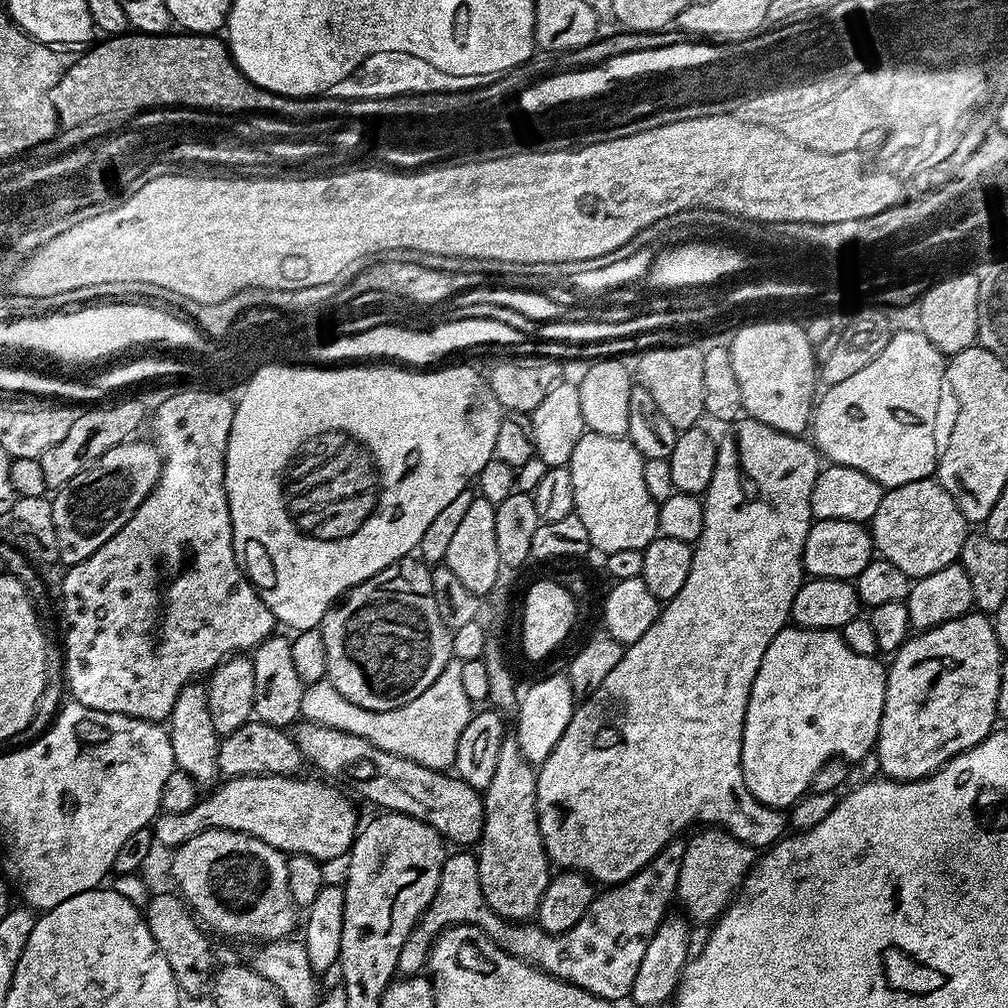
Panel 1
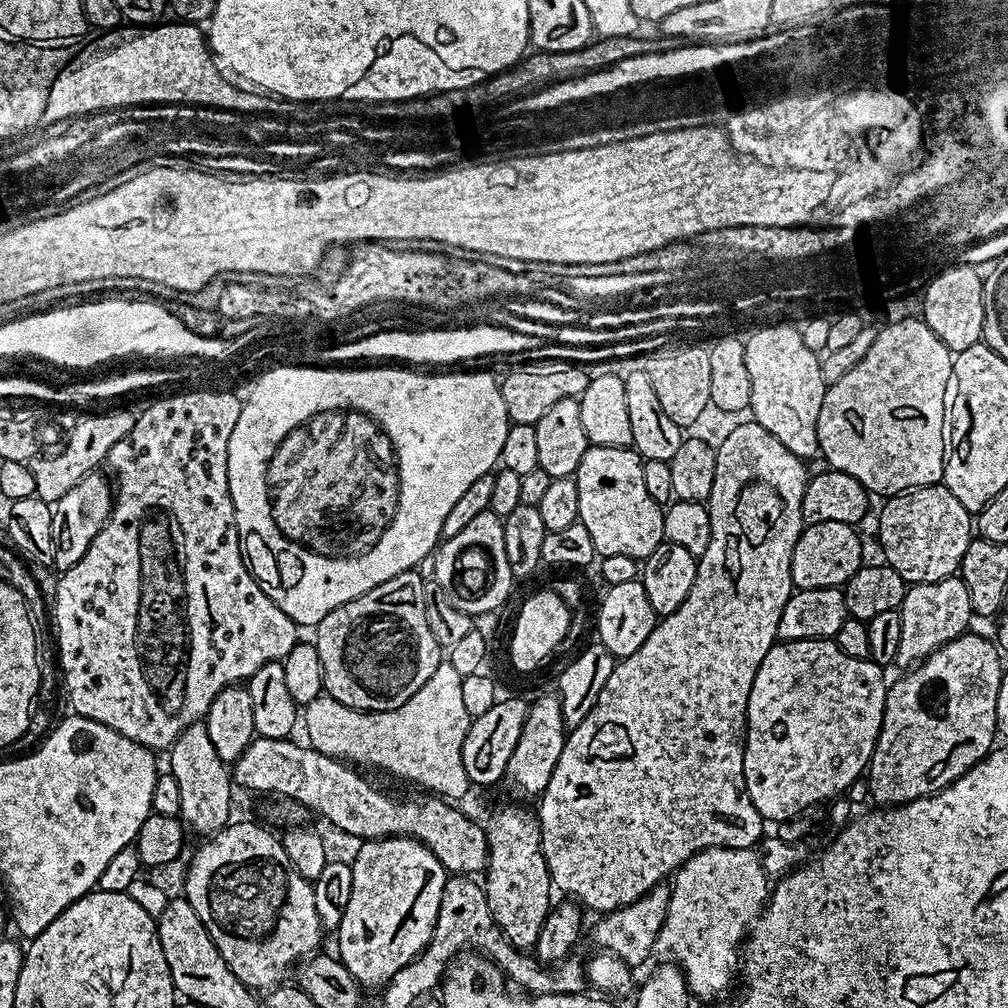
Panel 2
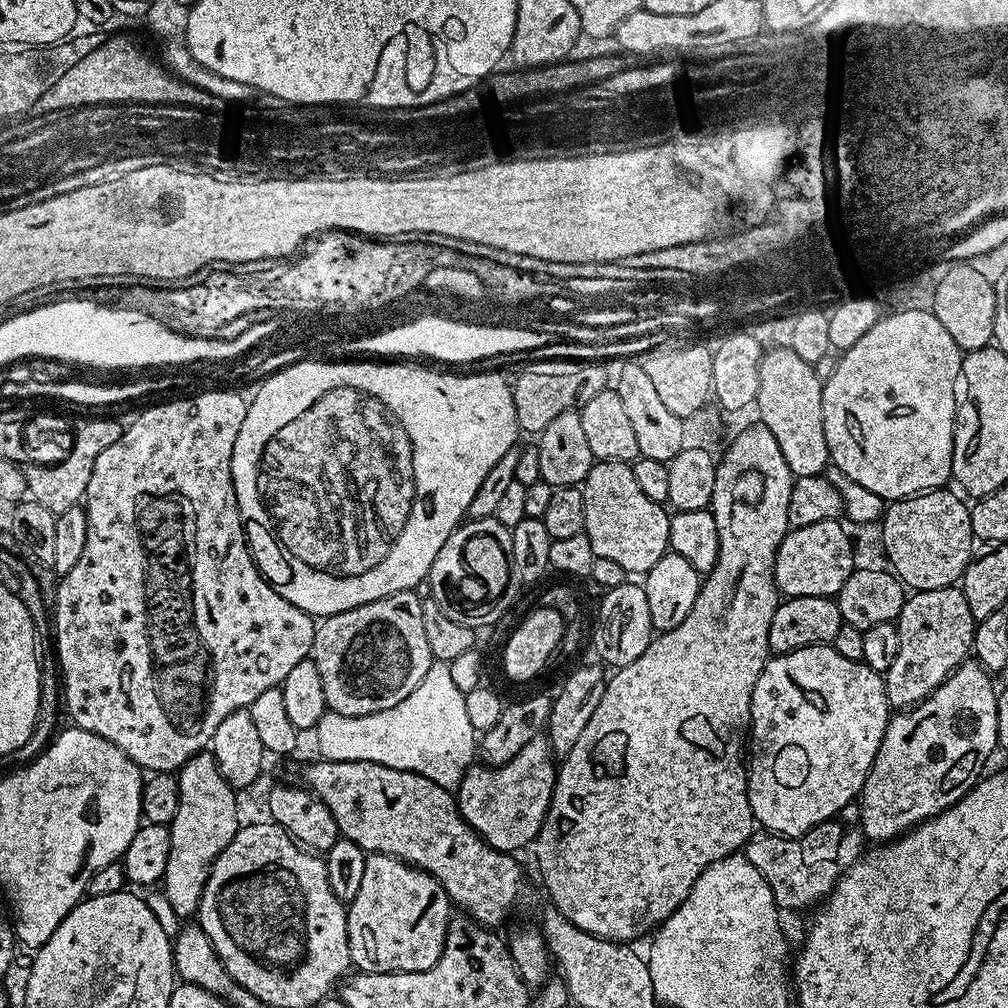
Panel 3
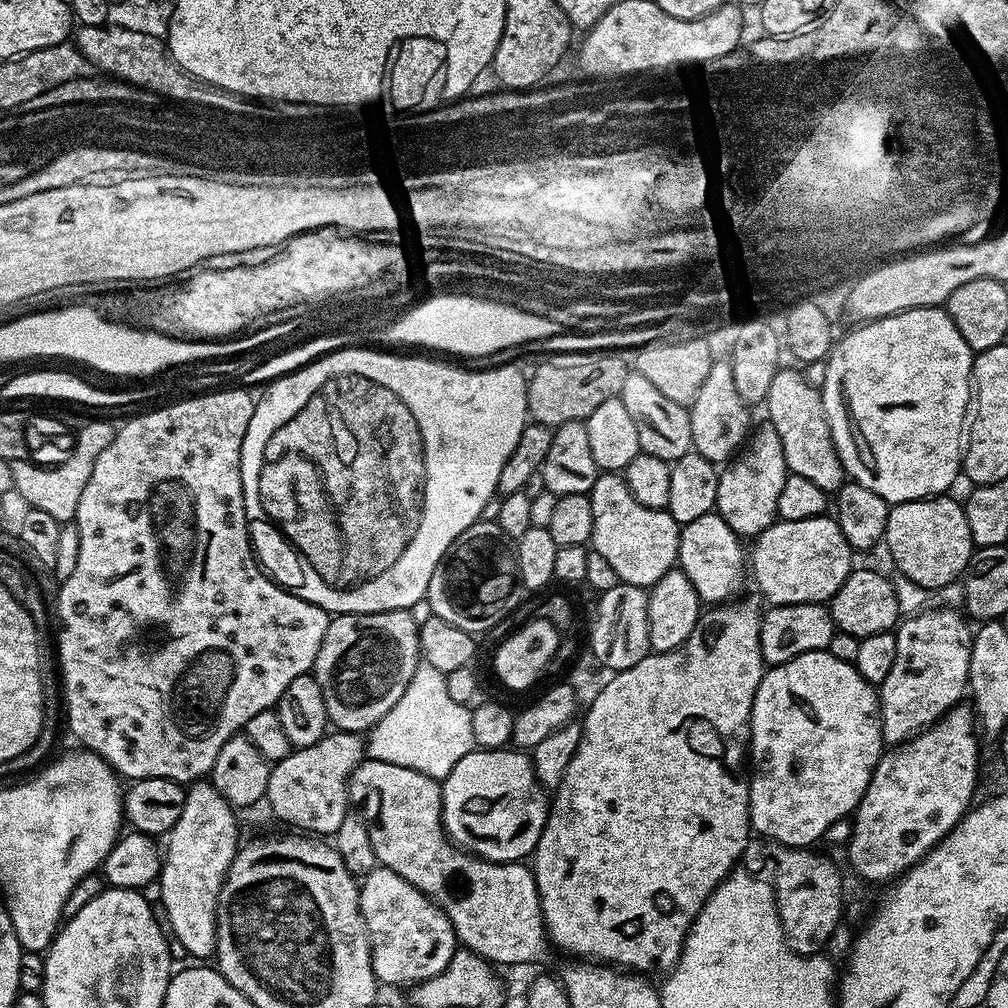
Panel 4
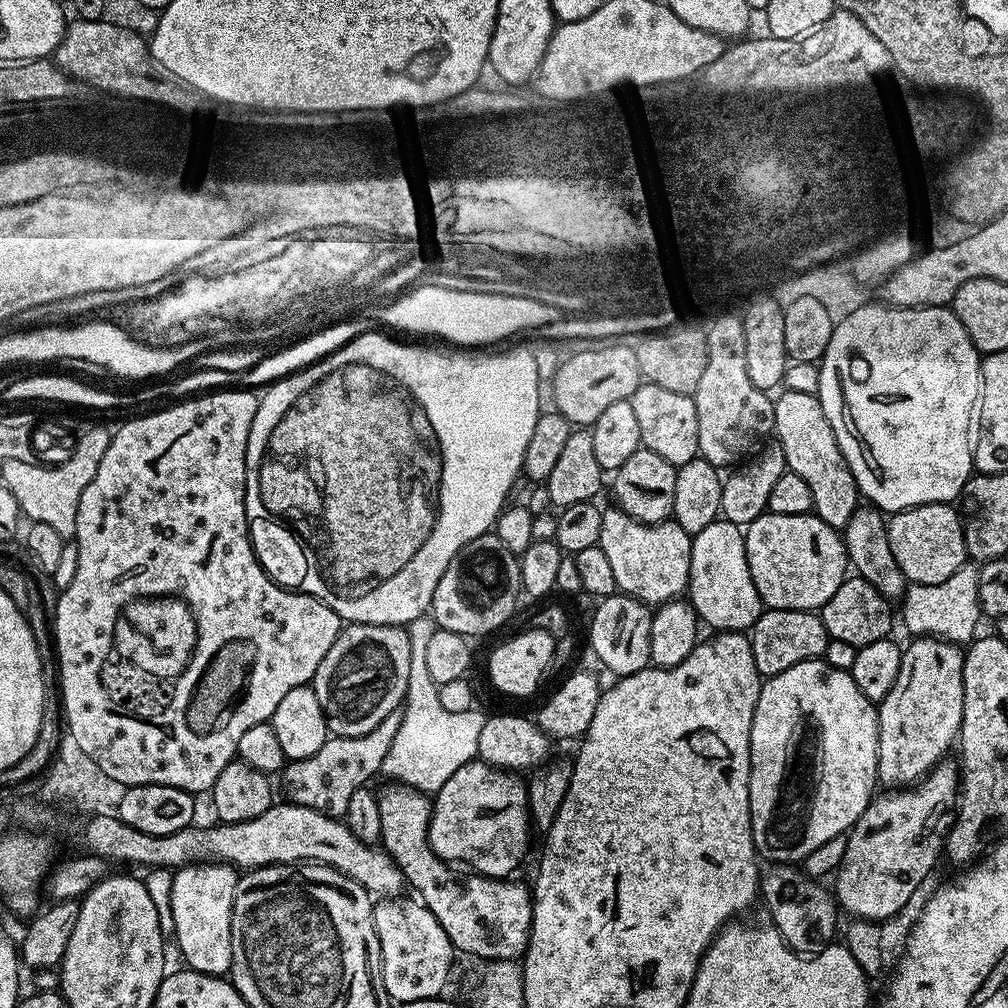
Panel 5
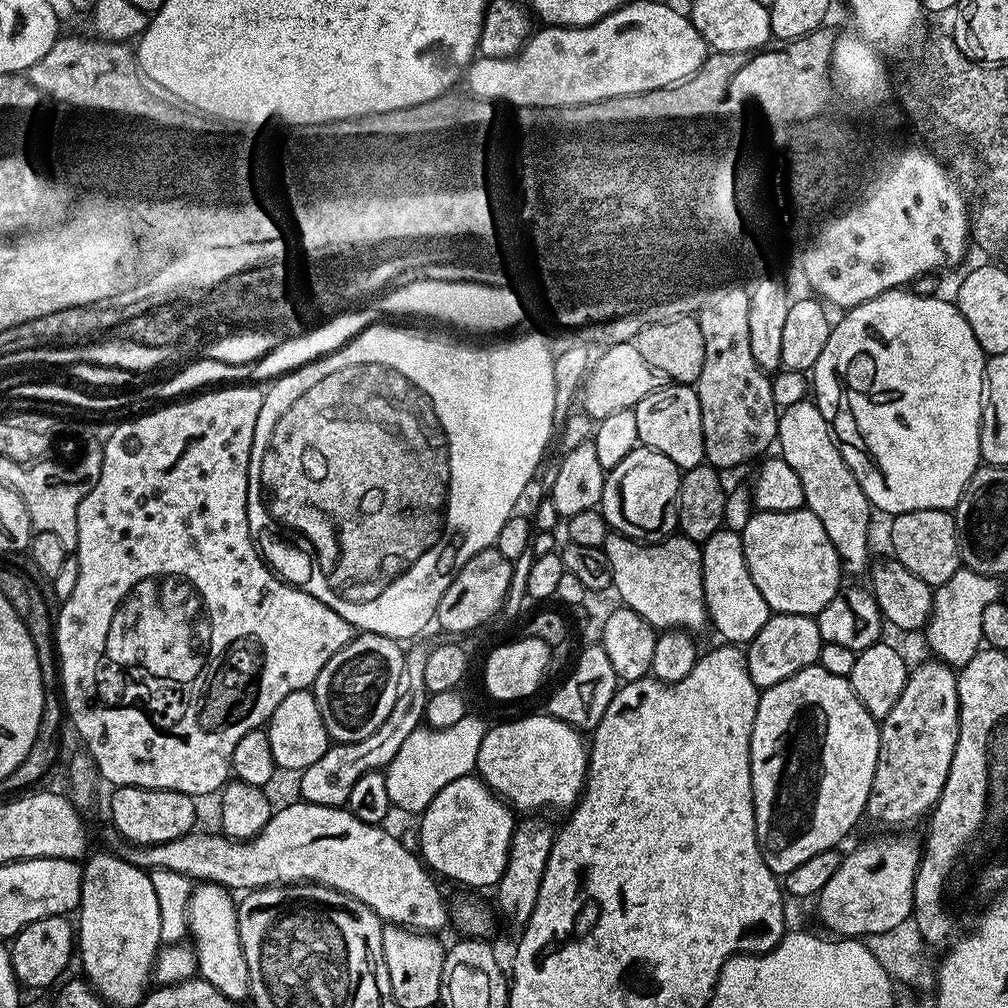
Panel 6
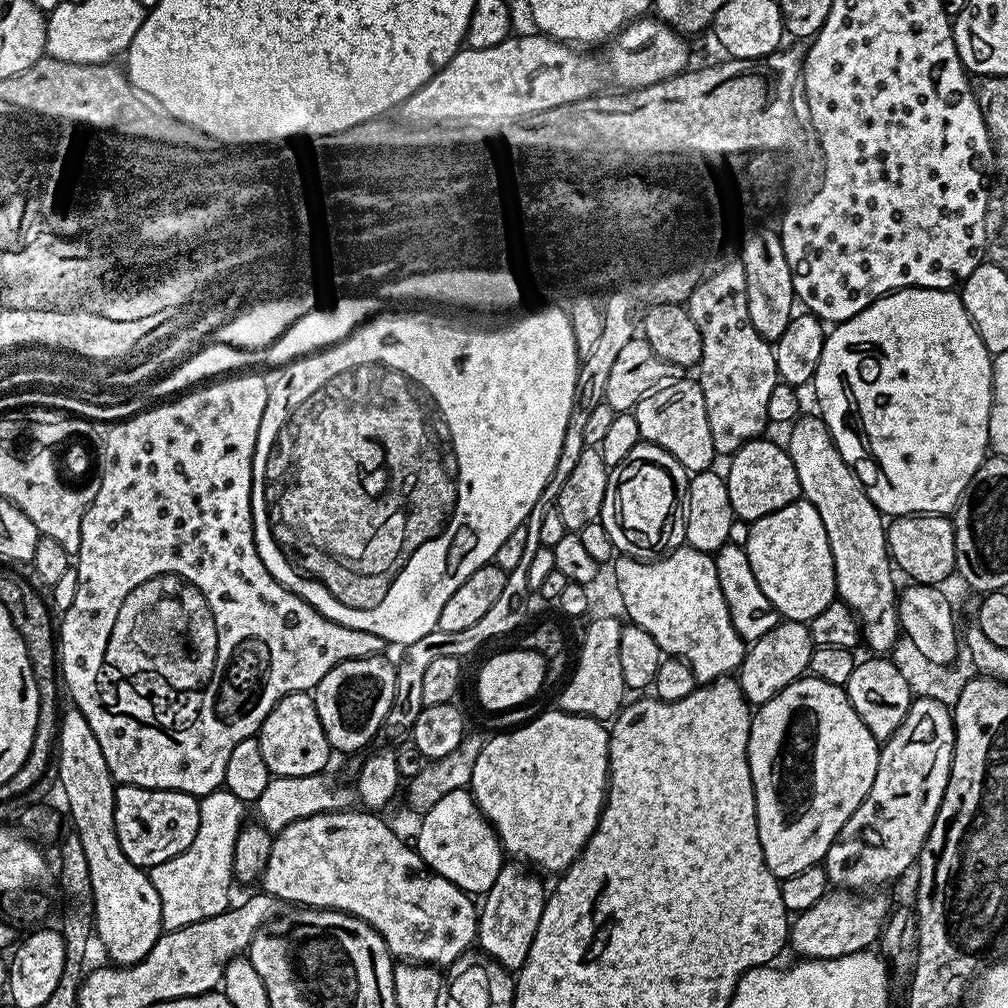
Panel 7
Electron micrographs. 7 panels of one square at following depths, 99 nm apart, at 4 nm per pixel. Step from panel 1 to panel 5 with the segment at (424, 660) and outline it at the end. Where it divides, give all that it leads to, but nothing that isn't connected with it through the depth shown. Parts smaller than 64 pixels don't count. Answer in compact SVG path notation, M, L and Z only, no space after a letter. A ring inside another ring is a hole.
M349 623L347 626L341 627L338 638L334 642L334 646L330 646L330 650L326 654L326 658L322 658L322 662L318 666L316 676L312 680L311 687L318 694L318 702L322 706L322 710L328 719L328 731L334 736L361 736L370 730L374 730L378 726L378 722L382 722L382 718L386 718L391 712L397 711L403 705L408 694L408 679L412 673L412 659L410 658L410 638L408 632L403 627L394 624L354 624Z

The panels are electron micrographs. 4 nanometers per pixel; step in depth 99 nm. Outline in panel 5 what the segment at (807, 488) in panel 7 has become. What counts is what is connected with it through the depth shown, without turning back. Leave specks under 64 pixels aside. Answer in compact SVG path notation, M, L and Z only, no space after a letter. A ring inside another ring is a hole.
M781 391L774 400L774 436L784 451L784 462L787 471L798 474L806 486L810 486L810 498L812 499L812 512L822 522L826 522L831 528L842 530L850 522L851 515L858 507L858 489L856 479L834 438L834 430L826 418L826 414L820 405L819 395L798 394L797 392Z

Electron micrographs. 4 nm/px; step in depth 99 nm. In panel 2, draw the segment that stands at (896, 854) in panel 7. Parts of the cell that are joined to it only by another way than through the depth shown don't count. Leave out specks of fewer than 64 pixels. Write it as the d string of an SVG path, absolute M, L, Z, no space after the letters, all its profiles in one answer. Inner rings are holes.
M959 575L948 576L938 582L911 585L898 611L902 618L902 634L898 637L898 654L894 664L900 670L919 665L920 661L934 654L934 650L964 635L969 631L971 624L968 623L974 620L970 590L966 590Z

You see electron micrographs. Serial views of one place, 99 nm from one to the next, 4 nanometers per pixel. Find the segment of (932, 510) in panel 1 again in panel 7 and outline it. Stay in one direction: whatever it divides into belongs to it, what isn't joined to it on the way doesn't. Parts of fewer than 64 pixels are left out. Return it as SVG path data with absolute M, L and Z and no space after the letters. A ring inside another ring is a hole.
M947 515L897 516L887 525L886 531L892 563L909 576L909 581L940 586L948 575L956 572L956 525Z

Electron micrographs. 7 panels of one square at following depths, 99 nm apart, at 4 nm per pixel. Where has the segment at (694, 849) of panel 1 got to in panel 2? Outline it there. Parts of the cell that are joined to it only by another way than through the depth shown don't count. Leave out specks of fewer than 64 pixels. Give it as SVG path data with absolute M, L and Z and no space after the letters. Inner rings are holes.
M755 847L702 850L676 869L670 887L670 906L666 910L666 922L662 930L658 930L655 955L660 955L661 961L671 962L682 969L688 991L697 1001L723 997L723 992L732 984L732 975L738 972L738 949L764 911L770 895L770 877L764 872L759 851Z

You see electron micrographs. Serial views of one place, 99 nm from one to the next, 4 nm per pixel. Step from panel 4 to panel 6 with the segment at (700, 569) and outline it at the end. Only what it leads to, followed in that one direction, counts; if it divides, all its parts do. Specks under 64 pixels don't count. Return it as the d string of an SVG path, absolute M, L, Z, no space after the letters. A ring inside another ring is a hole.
M721 527L710 539L703 541L702 554L702 590L708 607L708 624L716 627L721 641L733 646L747 646L766 626L770 609L766 598L754 586L750 570L746 566L746 554L742 546L740 532L731 527Z

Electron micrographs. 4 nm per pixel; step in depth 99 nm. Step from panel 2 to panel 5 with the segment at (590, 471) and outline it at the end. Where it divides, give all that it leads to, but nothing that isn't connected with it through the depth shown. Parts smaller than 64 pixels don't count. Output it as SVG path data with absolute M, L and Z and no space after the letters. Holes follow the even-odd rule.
M605 507L602 511L602 534L599 545L602 554L606 554L614 570L616 587L623 595L633 596L634 599L649 606L659 606L668 600L683 597L687 593L692 536L686 530L682 530L682 526L678 526L675 520L669 518L662 524L643 524L627 516L618 507Z

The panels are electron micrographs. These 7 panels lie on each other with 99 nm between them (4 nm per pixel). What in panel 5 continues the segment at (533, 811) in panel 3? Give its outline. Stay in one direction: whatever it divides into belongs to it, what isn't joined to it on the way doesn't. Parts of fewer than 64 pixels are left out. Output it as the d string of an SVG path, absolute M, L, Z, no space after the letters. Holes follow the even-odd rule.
M477 758L469 760L435 793L428 823L428 844L436 856L457 865L469 864L473 873L508 878L528 852L528 785L508 770L493 768Z

